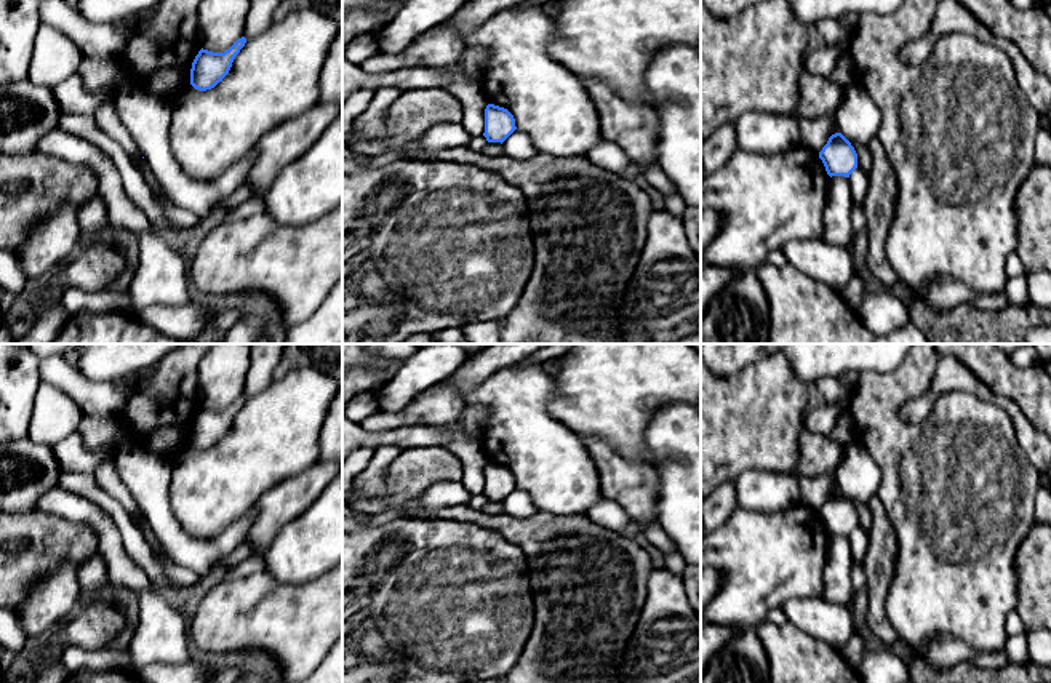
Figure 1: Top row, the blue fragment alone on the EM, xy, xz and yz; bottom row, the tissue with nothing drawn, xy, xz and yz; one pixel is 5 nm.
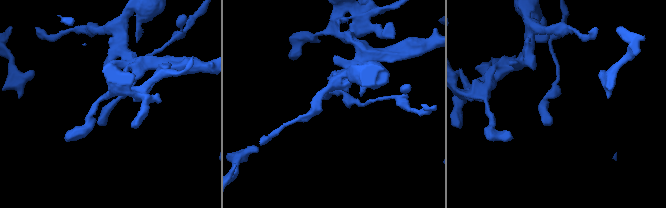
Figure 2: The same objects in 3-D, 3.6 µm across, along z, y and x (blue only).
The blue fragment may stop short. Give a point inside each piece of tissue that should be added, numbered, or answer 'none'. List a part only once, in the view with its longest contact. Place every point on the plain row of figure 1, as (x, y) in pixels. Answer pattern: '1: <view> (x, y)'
none

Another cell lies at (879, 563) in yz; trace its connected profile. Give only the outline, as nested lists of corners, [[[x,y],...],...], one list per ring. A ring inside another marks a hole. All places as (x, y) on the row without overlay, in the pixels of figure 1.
[[[878,496],[869,501],[869,509],[872,523],[869,545],[862,561],[869,595],[865,621],[873,637],[885,646],[891,646],[901,640],[886,616],[886,597],[896,569],[897,537]]]

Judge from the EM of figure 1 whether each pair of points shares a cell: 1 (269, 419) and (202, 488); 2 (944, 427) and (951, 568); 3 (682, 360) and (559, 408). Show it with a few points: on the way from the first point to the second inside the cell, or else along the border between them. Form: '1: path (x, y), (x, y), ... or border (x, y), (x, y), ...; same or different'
1: path (253, 437), (219, 471); same
2: path (951, 463), (951, 533); same
3: path (651, 363), (629, 363), (597, 395), (589, 399); same

